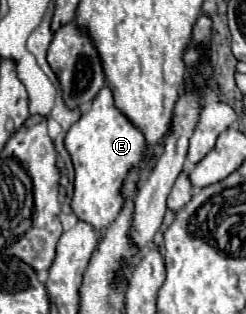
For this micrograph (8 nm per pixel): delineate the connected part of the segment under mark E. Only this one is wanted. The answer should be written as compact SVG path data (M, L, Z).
M103 86L103 90L95 96L95 102L91 102L91 108L71 126L65 138L65 148L69 150L75 166L75 194L71 202L75 216L97 230L105 230L123 210L123 182L127 174L133 168L141 168L143 172L151 170L163 142L165 138L155 146L147 144L143 132L117 110L111 88Z

